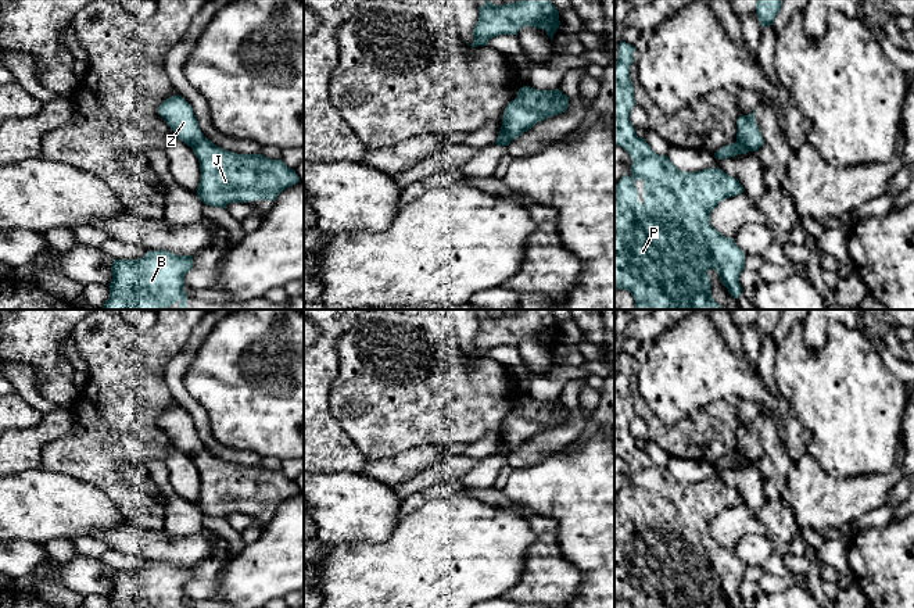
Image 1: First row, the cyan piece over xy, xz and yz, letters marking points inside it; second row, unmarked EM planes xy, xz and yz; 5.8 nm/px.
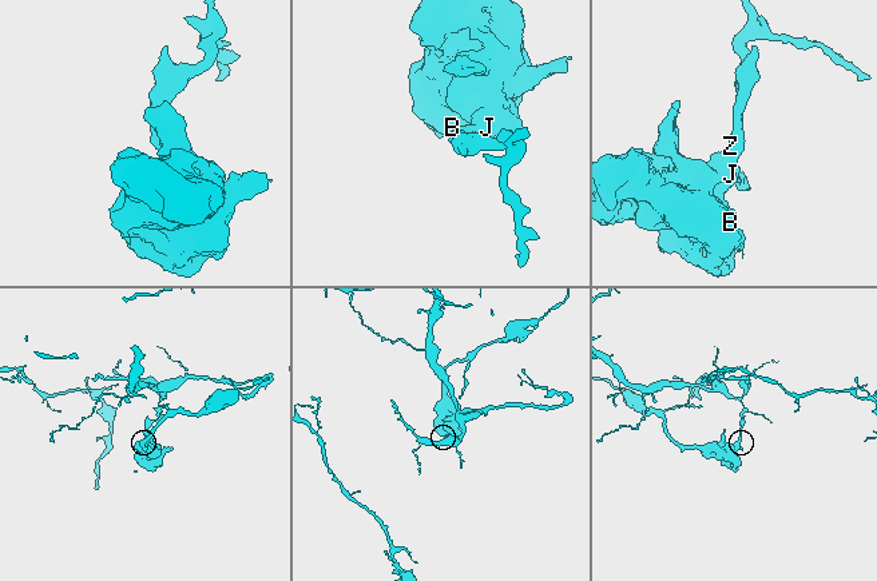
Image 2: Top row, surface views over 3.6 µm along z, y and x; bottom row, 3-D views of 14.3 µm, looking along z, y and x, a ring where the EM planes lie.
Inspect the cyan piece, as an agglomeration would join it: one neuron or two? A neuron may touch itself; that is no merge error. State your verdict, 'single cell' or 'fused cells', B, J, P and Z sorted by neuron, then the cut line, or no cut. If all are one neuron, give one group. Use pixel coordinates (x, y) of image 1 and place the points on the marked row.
fused cells; B J P / Z; cut in xz along (502, 124), (502, 128), (512, 139)

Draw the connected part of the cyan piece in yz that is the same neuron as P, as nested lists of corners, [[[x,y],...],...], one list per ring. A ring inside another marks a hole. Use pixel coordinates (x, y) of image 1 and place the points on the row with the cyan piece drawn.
[[[620,42],[619,57],[614,64],[614,144],[623,147],[631,157],[631,174],[621,176],[614,186],[614,292],[628,290],[635,300],[635,310],[724,310],[712,297],[709,269],[714,269],[728,293],[738,298],[742,293],[739,283],[745,269],[745,253],[734,239],[723,236],[710,225],[710,212],[725,199],[743,193],[738,179],[720,168],[699,172],[680,171],[667,155],[656,154],[645,139],[638,137],[630,121],[635,105],[634,86],[630,79],[630,65],[634,62],[635,47]],[[644,180],[644,203],[638,201],[635,182]]]

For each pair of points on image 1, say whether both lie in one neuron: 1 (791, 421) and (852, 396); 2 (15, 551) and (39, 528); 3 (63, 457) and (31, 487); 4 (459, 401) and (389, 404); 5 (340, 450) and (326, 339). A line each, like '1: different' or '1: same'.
1: different
2: different
3: different
4: same
5: same

